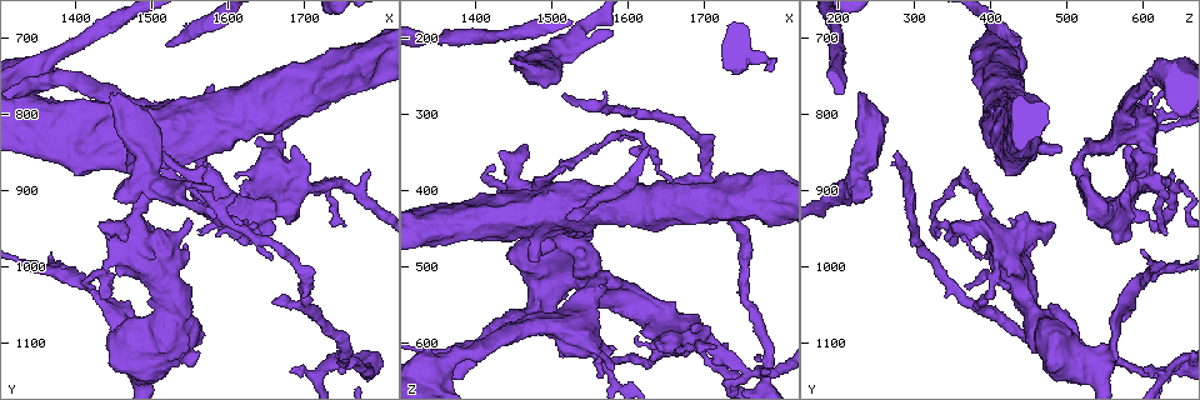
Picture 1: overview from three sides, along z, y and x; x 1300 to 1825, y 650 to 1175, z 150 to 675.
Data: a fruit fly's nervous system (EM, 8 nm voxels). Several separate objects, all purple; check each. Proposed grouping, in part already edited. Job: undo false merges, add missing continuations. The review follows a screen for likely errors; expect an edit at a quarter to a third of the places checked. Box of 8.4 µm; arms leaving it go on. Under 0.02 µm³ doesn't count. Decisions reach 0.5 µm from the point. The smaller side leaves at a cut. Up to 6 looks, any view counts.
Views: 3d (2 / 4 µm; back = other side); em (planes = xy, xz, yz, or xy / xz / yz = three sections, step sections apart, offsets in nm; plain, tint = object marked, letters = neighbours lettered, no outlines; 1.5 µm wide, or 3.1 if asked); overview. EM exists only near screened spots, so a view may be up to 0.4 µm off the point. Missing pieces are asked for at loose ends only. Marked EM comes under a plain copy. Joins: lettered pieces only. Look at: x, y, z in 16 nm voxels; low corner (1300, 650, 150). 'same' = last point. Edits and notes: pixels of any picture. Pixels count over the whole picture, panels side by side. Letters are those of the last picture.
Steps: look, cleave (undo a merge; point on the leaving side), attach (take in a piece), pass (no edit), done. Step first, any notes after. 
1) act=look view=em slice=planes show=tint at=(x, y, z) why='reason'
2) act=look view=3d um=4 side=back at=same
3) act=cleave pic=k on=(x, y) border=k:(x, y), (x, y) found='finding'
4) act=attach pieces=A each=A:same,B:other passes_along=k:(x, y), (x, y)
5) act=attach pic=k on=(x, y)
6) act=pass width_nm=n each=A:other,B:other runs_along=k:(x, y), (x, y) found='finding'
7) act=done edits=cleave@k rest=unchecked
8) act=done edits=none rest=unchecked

act=look view=em slice=xy step=8 show=letters at=(1470, 850, 495) why='branch stops here'

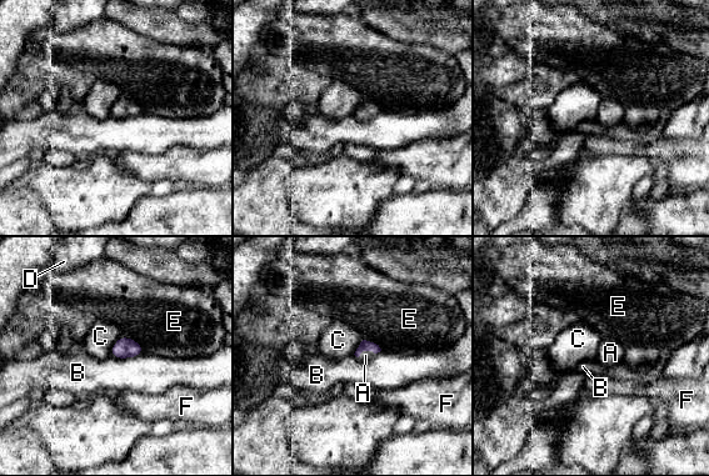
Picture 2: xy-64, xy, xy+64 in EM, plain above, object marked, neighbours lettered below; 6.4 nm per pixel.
act=look view=em slice=planes show=letters at=same

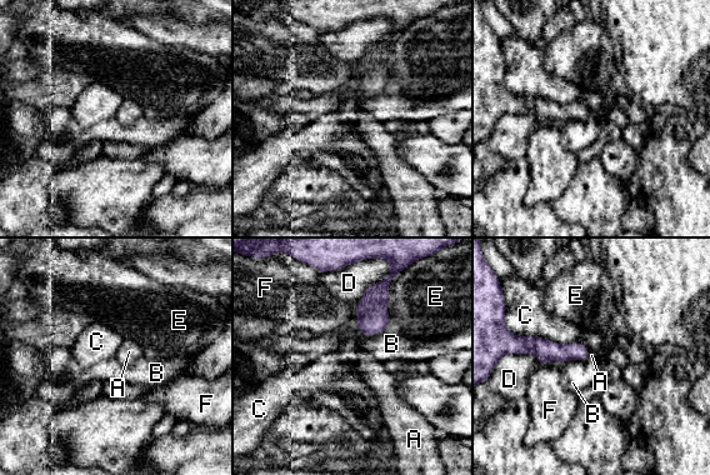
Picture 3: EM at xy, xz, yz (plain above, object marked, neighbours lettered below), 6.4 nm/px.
act=attach pieces=A longest_contact=C:550nm each=A:same,B:other,C:other,D:other,E:other,F:other found='the neuron continues'

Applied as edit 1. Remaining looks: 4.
act=look view=overview

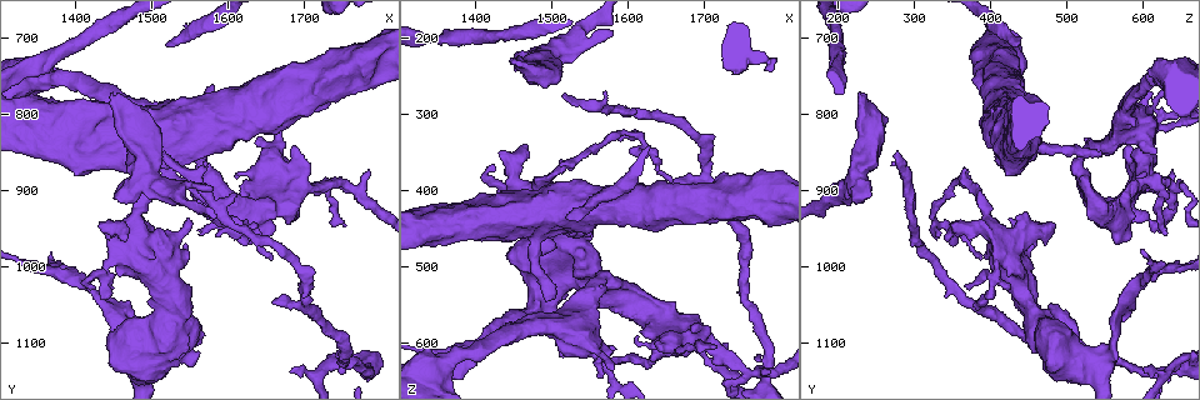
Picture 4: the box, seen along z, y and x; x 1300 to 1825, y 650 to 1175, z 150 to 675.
act=look view=3d um=2 at=(1520, 710, 435) why='an open end'

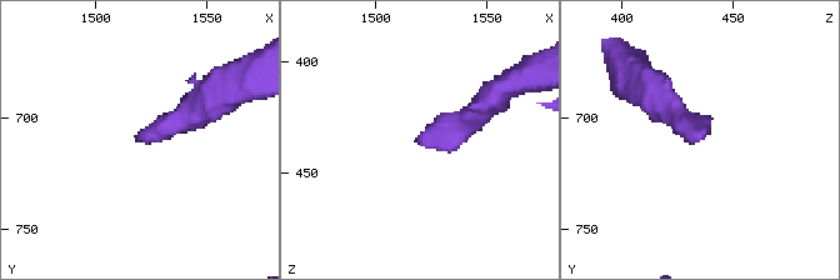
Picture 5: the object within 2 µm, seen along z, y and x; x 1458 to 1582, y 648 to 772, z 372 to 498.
act=look view=em slice=planes show=letters at=(1520, 706, 437)

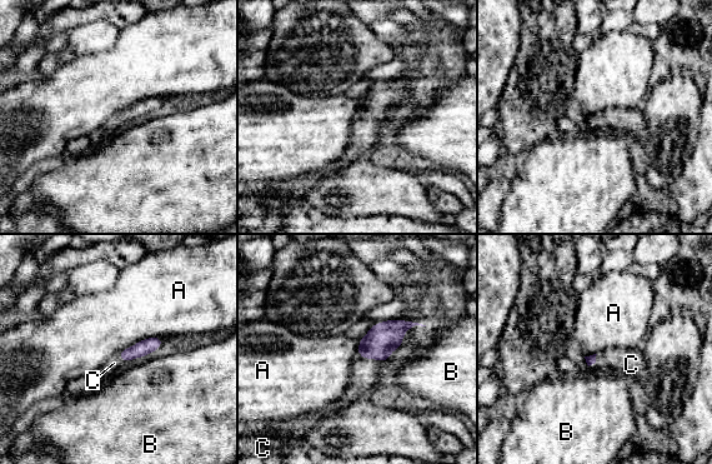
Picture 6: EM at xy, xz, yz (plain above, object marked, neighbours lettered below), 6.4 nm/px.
act=attach pieces=C each=A:other,B:other,C:same passes_along=6:(384, 337), (370, 358), (356, 389) found='the neuron continues'

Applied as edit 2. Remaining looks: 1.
act=done edits=attach@3,attach@6 rest=unchecked

